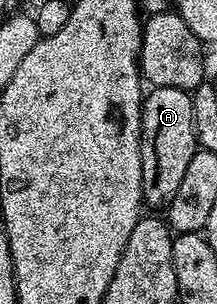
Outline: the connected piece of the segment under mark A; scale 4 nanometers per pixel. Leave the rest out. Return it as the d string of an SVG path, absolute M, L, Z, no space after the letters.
M156 86L146 91L141 112L141 184L148 207L166 208L177 193L197 143L193 124L193 100L179 87Z

